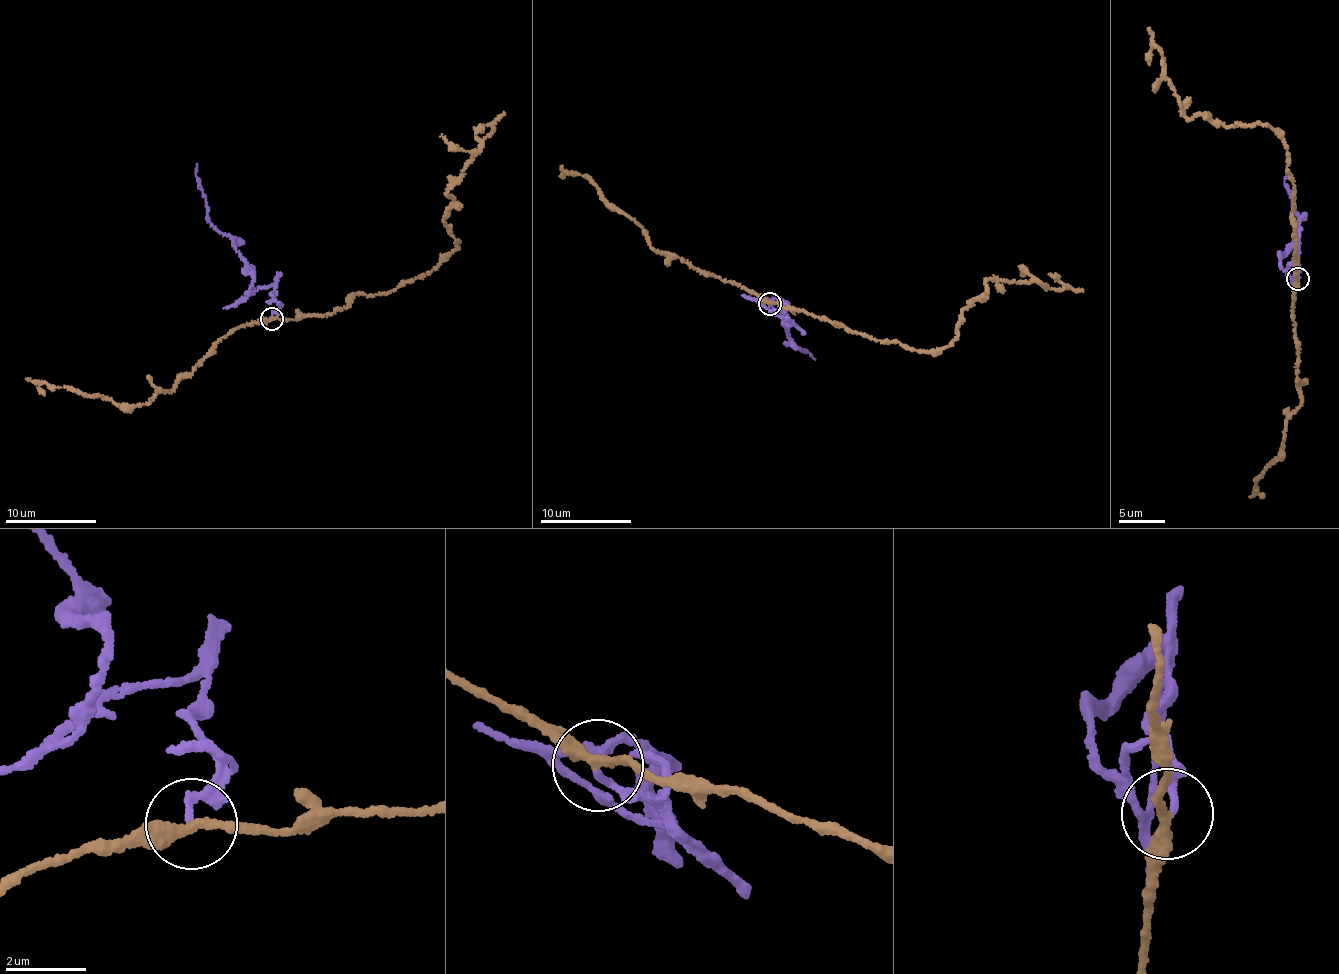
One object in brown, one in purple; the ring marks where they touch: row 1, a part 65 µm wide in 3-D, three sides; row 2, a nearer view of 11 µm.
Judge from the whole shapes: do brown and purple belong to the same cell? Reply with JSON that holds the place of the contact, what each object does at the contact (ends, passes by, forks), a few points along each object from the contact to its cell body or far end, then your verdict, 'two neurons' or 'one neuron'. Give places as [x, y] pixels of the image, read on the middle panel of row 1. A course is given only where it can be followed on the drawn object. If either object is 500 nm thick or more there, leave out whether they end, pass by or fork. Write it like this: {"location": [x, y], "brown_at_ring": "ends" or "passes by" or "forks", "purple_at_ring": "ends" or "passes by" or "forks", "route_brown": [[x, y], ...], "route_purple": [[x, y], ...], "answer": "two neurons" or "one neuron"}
{"location": [770, 304], "brown_at_ring": "passes by", "purple_at_ring": "ends", "route_brown": [[770, 305], [878, 340], [939, 349], [951, 344], [961, 312], [985, 293], [987, 281], [1063, 286], [1048, 274]], "route_purple": [[770, 305], [789, 319], [775, 316], [764, 301], [780, 299], [786, 304], [786, 343], [815, 359]], "answer": "two neurons"}

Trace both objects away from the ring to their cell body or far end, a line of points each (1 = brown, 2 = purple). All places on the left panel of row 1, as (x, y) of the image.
1: (272, 318), (329, 314), (449, 256), (457, 241), (445, 224), (448, 193), (492, 129), (475, 134)
2: (272, 318), (279, 304), (271, 286), (245, 299), (253, 274), (230, 238), (209, 221), (197, 163)

